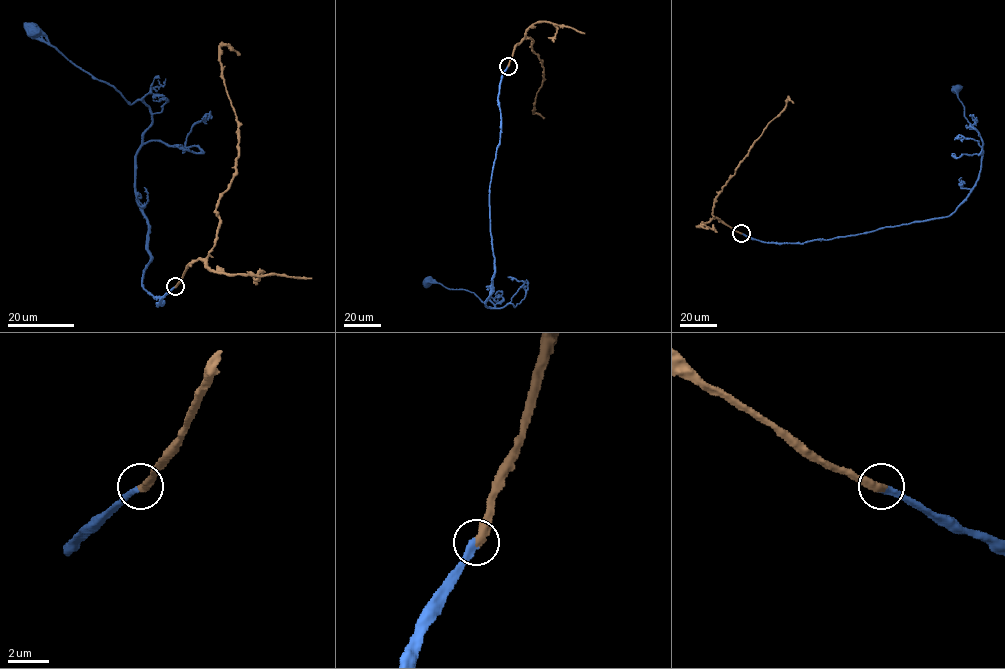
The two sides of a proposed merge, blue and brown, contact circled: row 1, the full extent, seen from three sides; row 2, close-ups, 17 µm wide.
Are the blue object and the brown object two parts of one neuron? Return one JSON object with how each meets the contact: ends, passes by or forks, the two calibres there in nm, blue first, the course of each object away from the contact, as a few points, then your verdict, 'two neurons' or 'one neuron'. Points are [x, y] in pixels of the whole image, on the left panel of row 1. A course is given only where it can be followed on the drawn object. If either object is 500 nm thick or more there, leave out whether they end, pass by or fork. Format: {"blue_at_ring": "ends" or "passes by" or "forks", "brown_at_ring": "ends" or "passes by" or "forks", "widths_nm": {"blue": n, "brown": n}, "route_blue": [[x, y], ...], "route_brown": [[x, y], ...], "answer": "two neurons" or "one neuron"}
{"blue_at_ring": "ends", "brown_at_ring": "ends", "widths_nm": {"blue": 320, "brown": 440}, "route_blue": [[175, 286], [163, 304], [142, 285], [151, 253], [136, 151], [150, 108], [33, 32]], "route_brown": [[175, 286], [214, 245], [216, 205], [235, 173], [238, 121], [220, 47], [240, 55]], "answer": "one neuron"}

